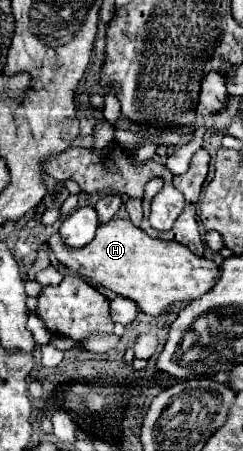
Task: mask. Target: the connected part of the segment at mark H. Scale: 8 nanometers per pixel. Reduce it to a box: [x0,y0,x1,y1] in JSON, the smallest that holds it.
[48,219,218,315]

